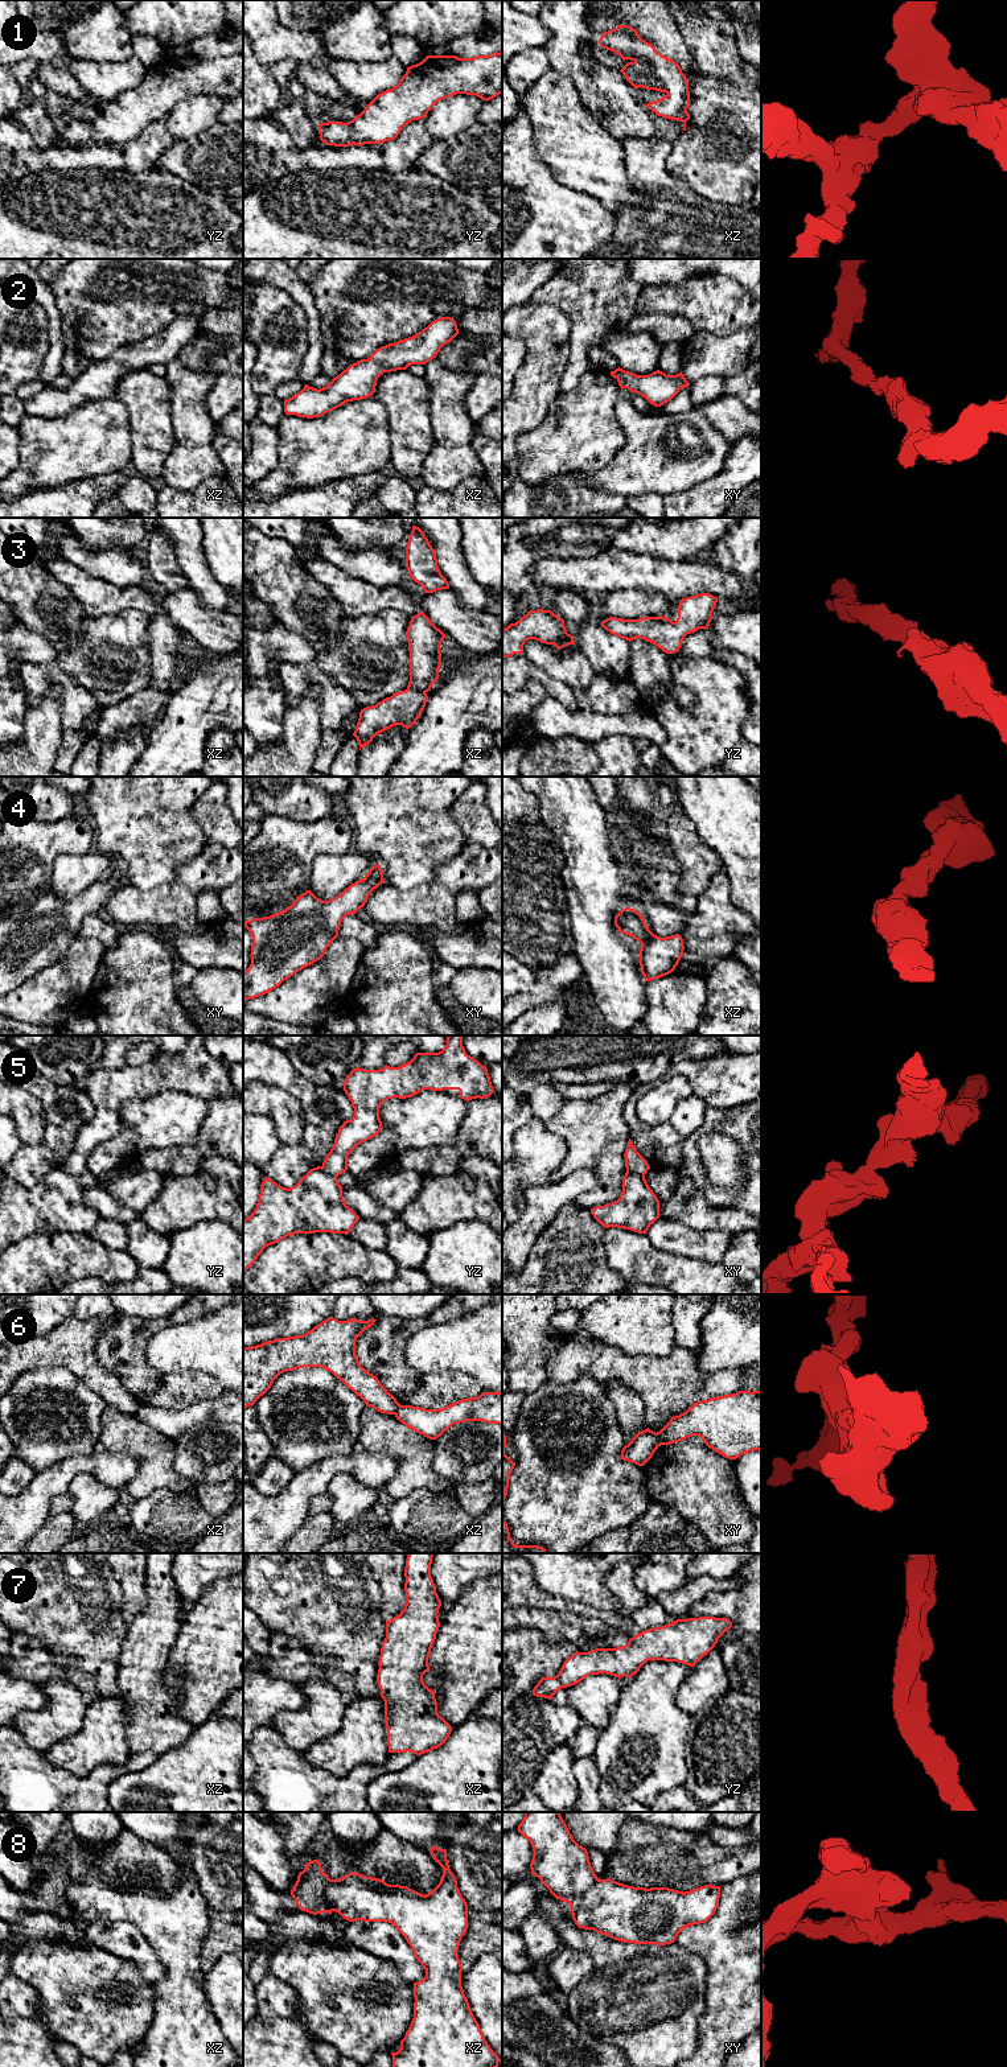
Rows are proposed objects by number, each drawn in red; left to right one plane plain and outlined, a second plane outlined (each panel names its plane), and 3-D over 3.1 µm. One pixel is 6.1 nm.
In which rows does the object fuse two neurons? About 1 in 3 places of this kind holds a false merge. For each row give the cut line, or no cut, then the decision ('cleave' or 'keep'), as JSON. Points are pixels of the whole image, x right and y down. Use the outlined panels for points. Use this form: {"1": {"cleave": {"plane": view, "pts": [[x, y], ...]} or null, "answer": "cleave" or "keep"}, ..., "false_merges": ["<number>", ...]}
{"1": {"cleave": null, "answer": "keep"}, "2": {"cleave": null, "answer": "keep"}, "3": {"cleave": null, "answer": "keep"}, "4": {"cleave": null, "answer": "keep"}, "5": {"cleave": {"plane": "xy", "pts": [[627, 1170], [644, 1176]]}, "answer": "cleave"}, "6": {"cleave": {"plane": "xy", "pts": [[656, 1433], [660, 1445]]}, "answer": "cleave"}, "7": {"cleave": null, "answer": "keep"}, "8": {"cleave": {"plane": "xz", "pts": [[329, 1880], [327, 1899], [332, 1910]]}, "answer": "cleave"}, "false_merges": ["5", "6", "8"]}

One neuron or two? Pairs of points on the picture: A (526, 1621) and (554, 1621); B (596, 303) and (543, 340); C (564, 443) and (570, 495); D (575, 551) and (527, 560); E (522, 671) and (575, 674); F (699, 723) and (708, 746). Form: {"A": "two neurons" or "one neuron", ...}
{"A": "one neuron", "B": "two neurons", "C": "two neurons", "D": "one neuron", "E": "two neurons", "F": "one neuron"}

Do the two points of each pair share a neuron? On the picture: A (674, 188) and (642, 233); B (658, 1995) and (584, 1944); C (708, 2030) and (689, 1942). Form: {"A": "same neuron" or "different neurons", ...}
{"A": "same neuron", "B": "same neuron", "C": "same neuron"}

